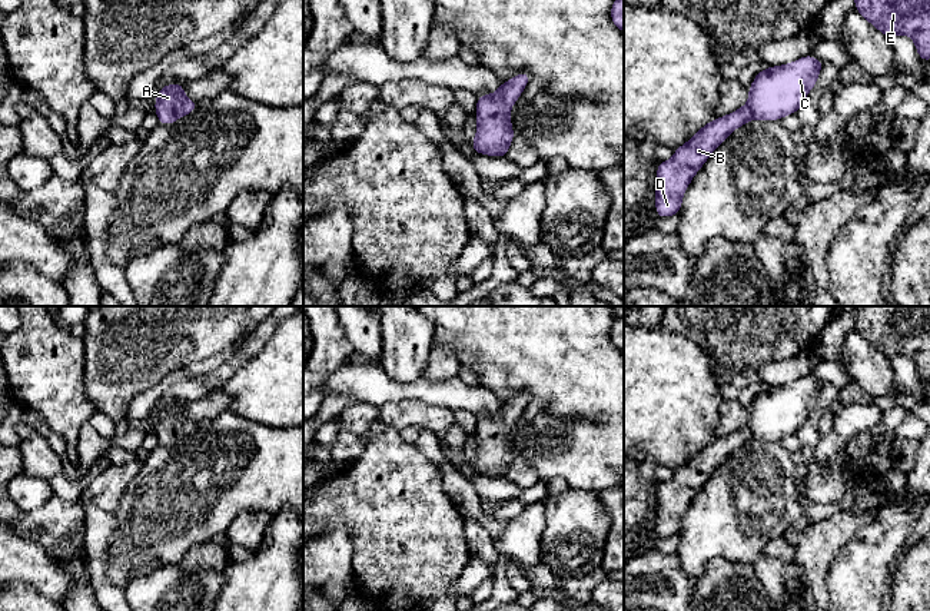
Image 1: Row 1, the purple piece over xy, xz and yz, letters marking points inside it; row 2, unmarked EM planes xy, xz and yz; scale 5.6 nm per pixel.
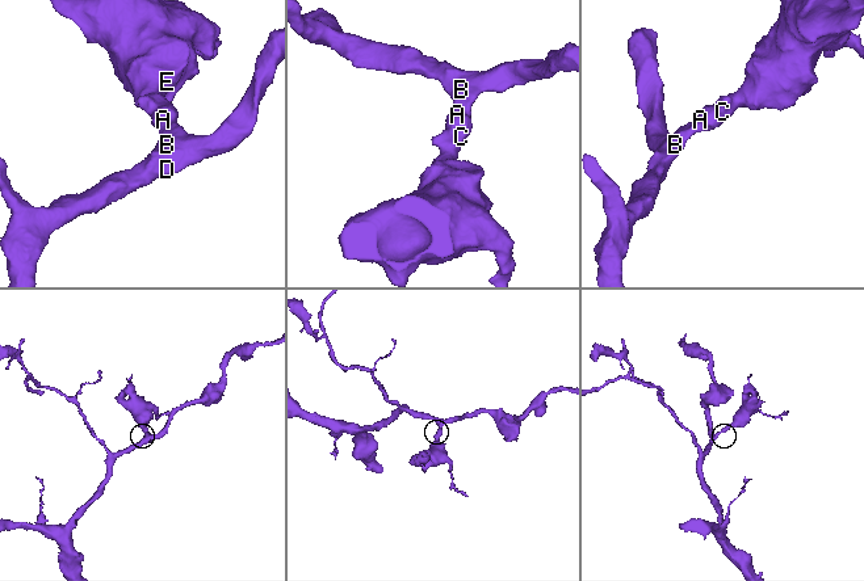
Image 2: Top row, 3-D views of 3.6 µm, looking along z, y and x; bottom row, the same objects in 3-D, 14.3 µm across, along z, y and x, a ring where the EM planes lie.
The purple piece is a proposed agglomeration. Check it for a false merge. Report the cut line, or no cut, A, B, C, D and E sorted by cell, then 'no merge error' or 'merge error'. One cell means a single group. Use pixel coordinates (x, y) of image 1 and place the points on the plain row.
cut none; groups A B C D E; no merge error

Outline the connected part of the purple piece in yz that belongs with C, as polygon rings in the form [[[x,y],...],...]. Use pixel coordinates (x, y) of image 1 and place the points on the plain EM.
[[[806,375],[791,383],[763,389],[748,408],[748,422],[744,426],[704,445],[674,471],[670,481],[657,482],[657,538],[680,534],[688,505],[735,449],[755,439],[780,442],[787,435],[796,435],[816,408],[824,383]]]

